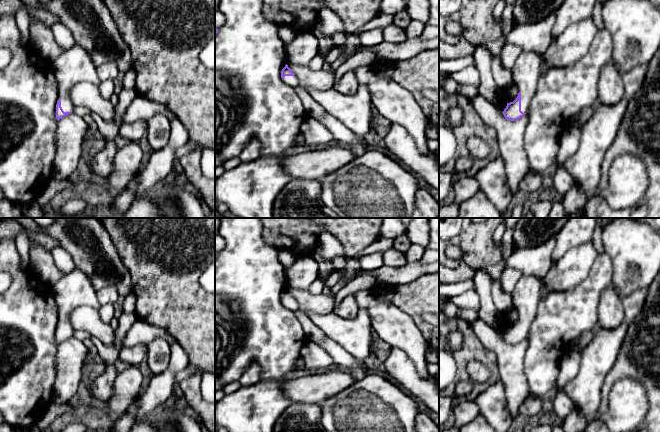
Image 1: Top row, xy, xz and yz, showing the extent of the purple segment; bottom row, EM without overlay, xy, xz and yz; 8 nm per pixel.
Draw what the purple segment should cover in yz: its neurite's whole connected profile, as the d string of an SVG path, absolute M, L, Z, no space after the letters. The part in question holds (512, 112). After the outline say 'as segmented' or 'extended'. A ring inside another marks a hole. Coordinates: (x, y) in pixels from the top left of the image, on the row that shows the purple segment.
M523 50L517 58L511 70L513 84L517 87L519 93L513 102L507 103L502 112L506 119L510 121L518 120L528 111L529 104L536 92L540 66L541 55L537 52Z; extended

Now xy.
M77 44L67 49L53 62L53 69L58 86L56 119L59 121L73 112L75 106L69 92L74 85L87 81L99 87L102 81L97 75L96 66L89 53Z; extended

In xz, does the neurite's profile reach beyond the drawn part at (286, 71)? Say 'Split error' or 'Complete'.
Split error

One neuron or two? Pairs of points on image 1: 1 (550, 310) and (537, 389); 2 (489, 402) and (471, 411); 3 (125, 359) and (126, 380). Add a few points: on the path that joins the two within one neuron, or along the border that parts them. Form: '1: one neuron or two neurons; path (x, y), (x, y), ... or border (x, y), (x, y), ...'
1: one neuron; path (550, 330), (550, 336), (541, 362), (541, 369)
2: two neurons; border (473, 401), (480, 414)
3: two neurons; border (142, 366), (120, 367)

